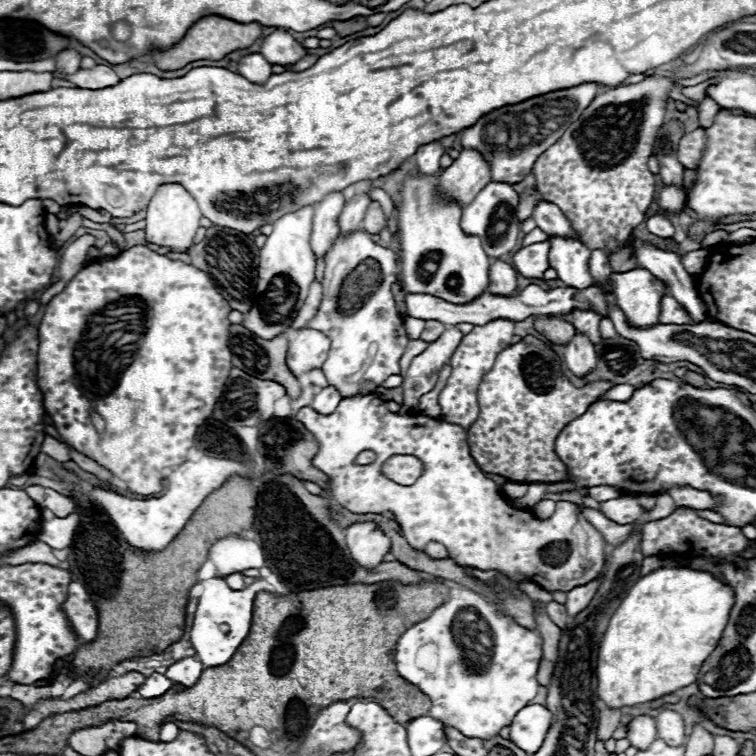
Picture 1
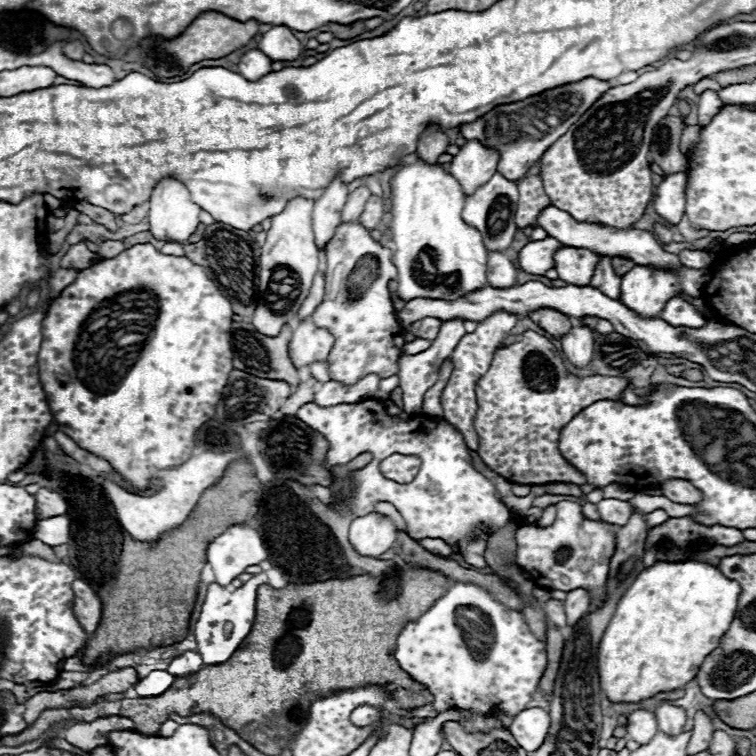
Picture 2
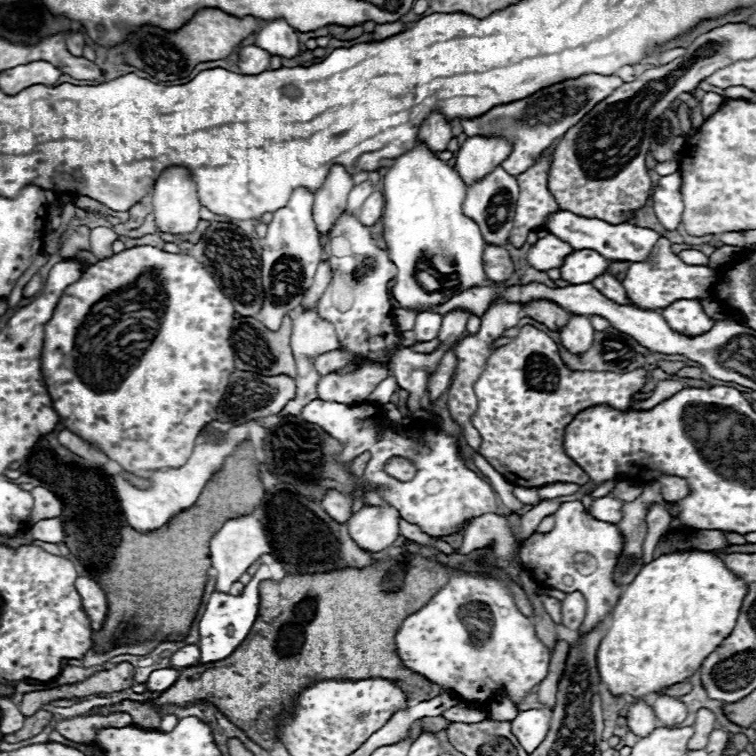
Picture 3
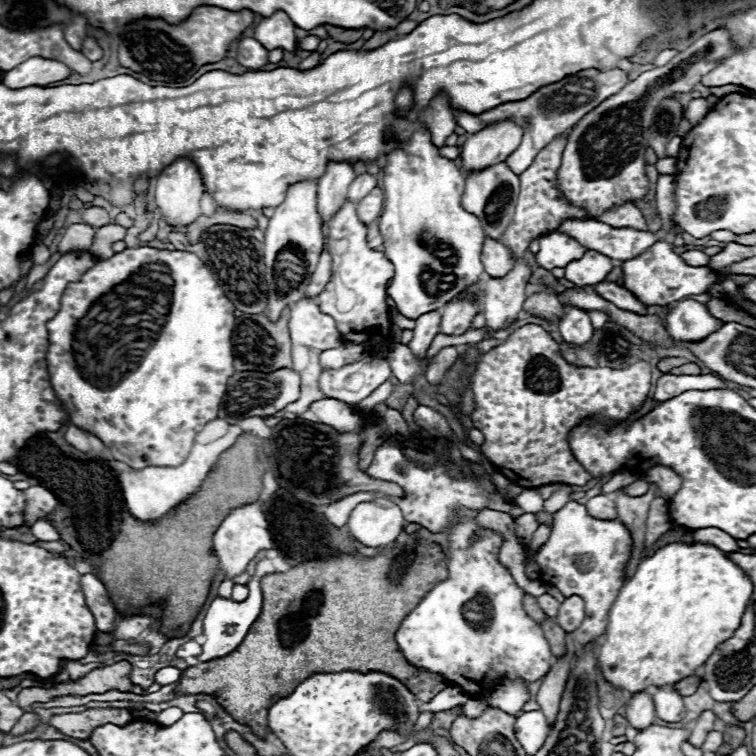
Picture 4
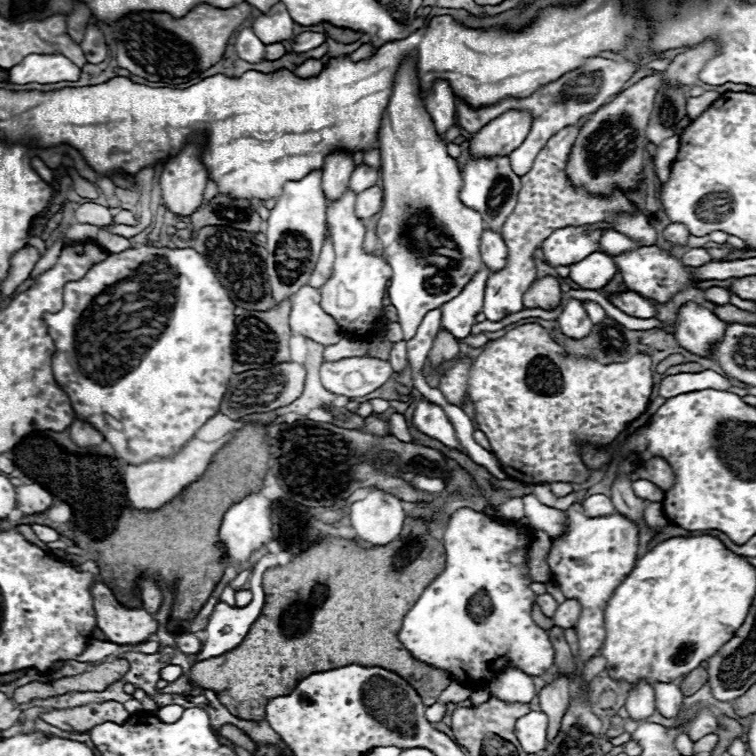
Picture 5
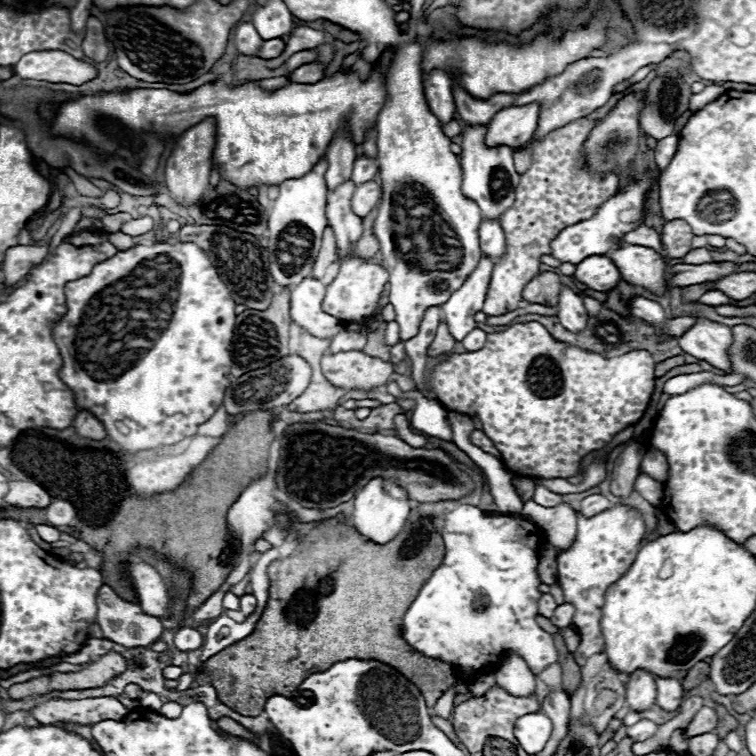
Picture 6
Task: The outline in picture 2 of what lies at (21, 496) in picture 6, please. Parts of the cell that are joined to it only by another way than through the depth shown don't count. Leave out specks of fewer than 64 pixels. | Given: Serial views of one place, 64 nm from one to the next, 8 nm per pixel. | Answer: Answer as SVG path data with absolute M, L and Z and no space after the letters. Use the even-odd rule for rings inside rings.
M40 488L36 492L36 518L38 520L66 514L66 510L68 510L68 504L58 492L52 492L48 488Z

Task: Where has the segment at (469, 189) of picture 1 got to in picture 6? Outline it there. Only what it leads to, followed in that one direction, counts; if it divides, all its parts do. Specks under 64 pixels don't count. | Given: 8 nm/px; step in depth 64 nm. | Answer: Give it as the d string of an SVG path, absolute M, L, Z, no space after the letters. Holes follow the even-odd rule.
M538 102L502 108L490 122L486 142L490 142L490 146L504 144L510 148L518 148L534 134L538 126L538 116L540 116Z

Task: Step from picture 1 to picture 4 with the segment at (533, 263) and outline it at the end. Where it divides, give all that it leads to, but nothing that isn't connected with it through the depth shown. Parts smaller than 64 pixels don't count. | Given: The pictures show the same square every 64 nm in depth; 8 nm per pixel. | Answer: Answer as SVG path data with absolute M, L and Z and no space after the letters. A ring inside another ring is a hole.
M552 232L544 238L540 238L540 252L536 254L536 260L542 268L552 270L552 268L564 268L572 260L582 258L582 254L588 248L580 246L578 240L564 232Z

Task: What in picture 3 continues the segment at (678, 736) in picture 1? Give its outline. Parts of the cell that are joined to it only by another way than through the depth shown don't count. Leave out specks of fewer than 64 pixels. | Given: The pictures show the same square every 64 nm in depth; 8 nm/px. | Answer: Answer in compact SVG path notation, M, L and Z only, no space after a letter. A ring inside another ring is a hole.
M658 694L654 702L654 714L664 726L678 726L686 720L686 706L680 702L680 698Z

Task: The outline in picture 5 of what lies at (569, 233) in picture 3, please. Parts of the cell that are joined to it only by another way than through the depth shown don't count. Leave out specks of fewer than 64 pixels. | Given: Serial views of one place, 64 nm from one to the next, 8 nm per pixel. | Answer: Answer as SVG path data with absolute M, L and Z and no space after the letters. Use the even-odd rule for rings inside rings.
M606 230L600 238L600 246L606 254L614 256L614 254L622 254L626 250L634 250L634 246L642 246L642 244L630 242L630 238L626 238L624 234L620 234L616 230Z

